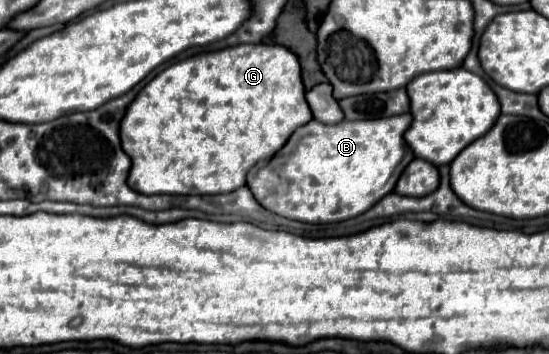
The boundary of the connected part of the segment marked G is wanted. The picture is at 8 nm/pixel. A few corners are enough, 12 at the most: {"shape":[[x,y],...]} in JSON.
{"shape":[[279,44],[159,72],[119,126],[141,194],[227,194],[309,122]]}

